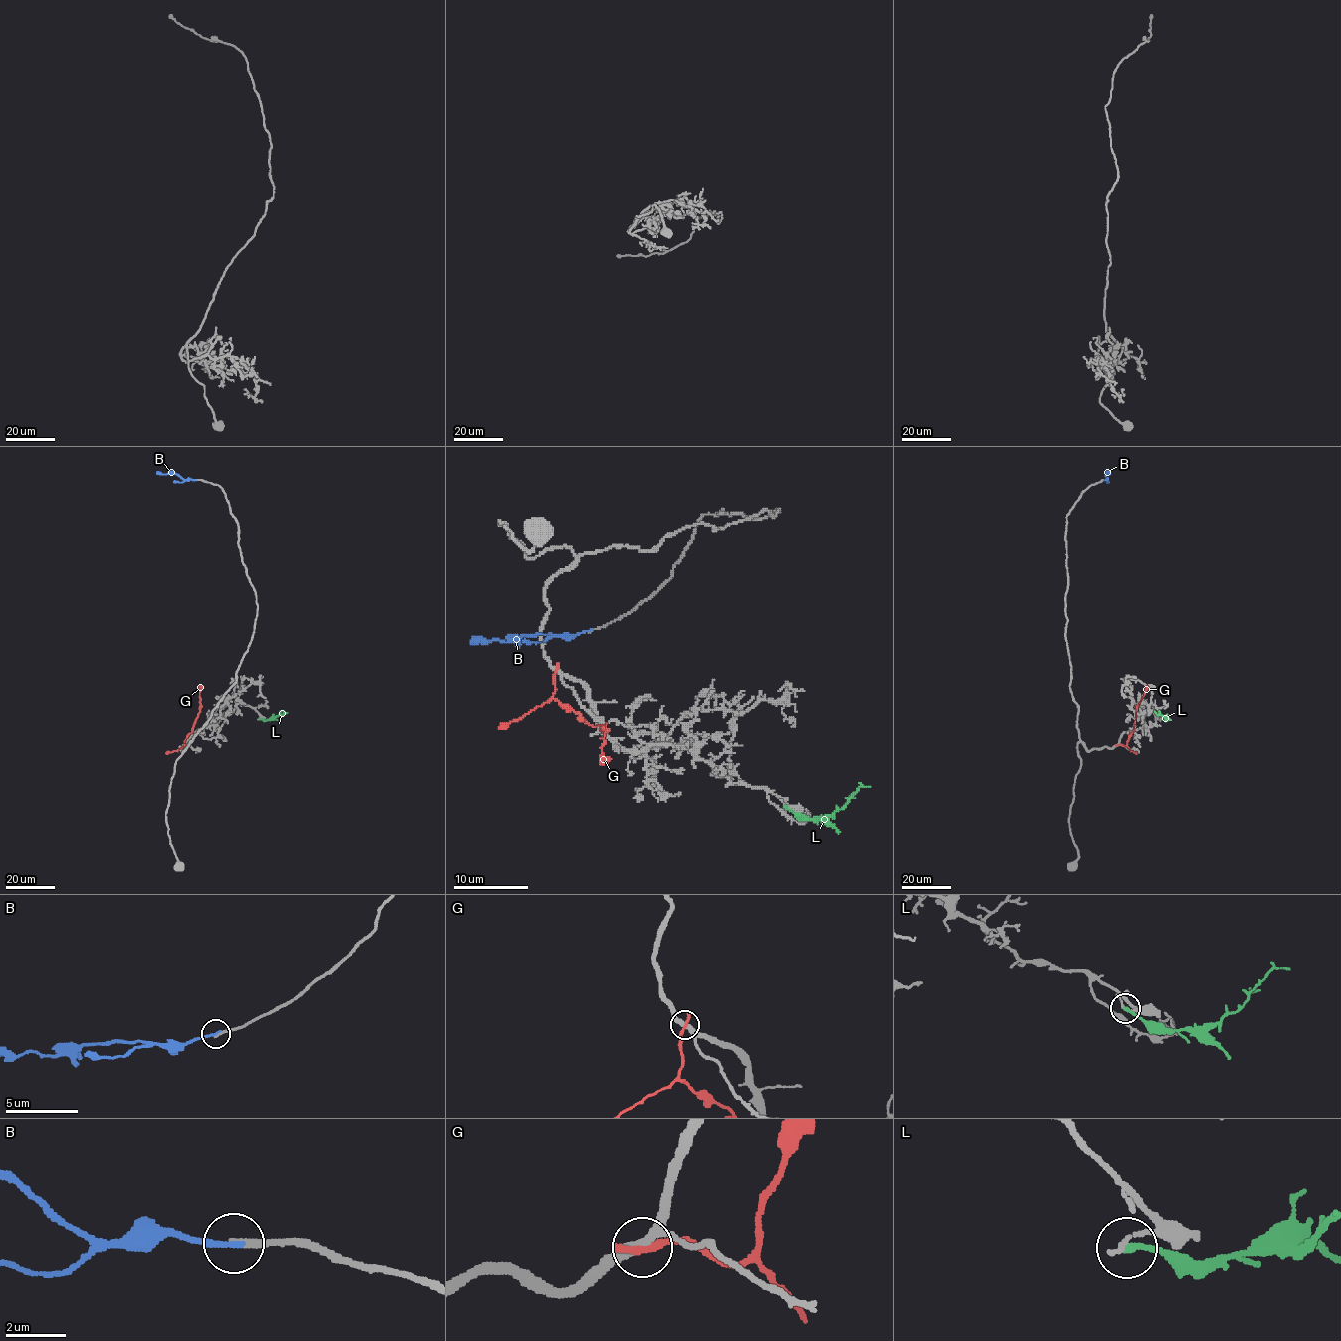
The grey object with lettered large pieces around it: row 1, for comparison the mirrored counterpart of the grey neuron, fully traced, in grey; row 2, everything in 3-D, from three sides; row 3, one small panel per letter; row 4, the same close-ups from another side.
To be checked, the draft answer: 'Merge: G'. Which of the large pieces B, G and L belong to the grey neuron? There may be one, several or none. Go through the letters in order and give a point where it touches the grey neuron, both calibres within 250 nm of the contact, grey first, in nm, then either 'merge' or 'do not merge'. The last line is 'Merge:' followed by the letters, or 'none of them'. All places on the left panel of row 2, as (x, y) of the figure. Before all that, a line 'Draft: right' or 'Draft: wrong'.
Draft: wrong
B: (195, 480) | 200/190 nm | do not merge
G: (184, 745) | 280/300 nm | do not merge
L: (259, 719) | 160/180 nm | do not merge
Merge: none of them

